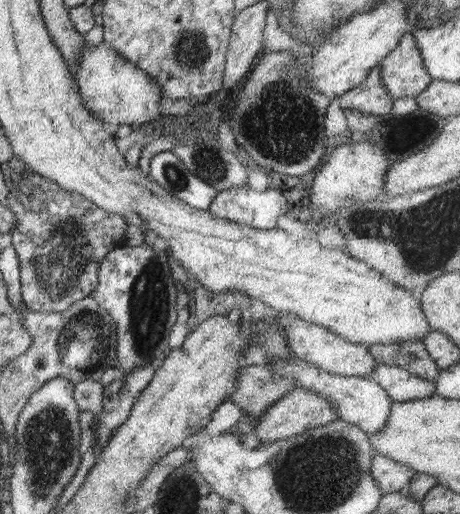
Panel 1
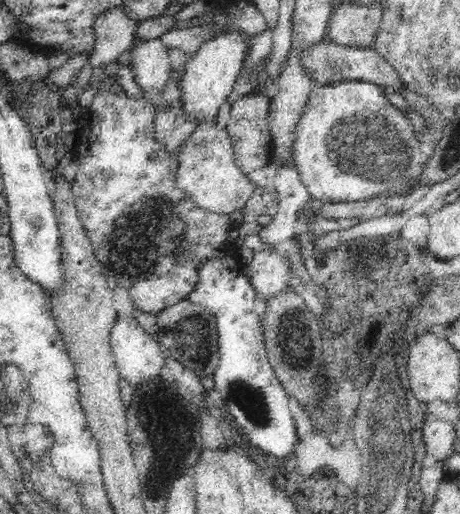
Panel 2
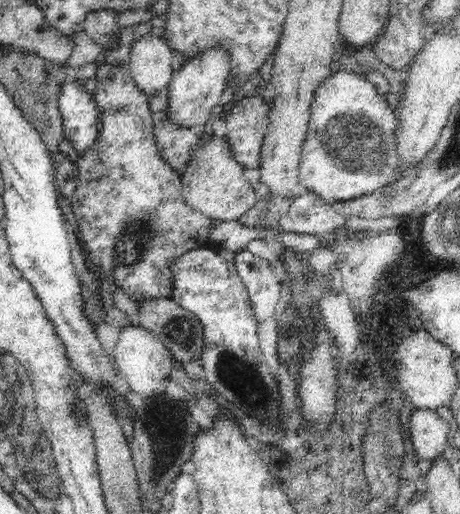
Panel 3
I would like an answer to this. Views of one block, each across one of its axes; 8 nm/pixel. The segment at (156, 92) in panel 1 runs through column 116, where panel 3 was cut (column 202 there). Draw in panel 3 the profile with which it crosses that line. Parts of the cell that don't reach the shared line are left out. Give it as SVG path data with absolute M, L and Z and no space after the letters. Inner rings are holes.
M212 46L205 52L188 58L178 71L174 71L167 87L168 121L185 128L206 124L212 116L212 108L218 104L224 89L227 88L228 76L230 76L230 56L226 51L222 51L222 48Z

